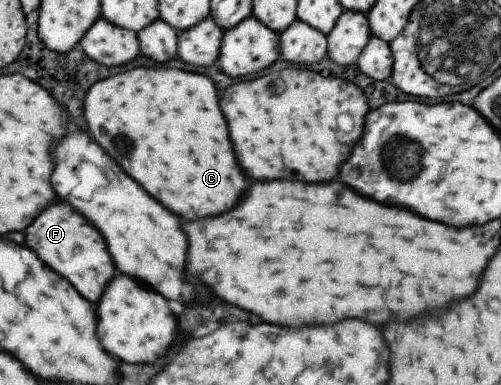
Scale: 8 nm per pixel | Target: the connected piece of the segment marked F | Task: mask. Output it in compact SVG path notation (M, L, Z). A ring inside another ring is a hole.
M55 203L43 211L33 225L25 229L25 241L43 263L63 275L91 303L99 301L105 285L115 277L115 265L101 233L81 213L65 203Z

